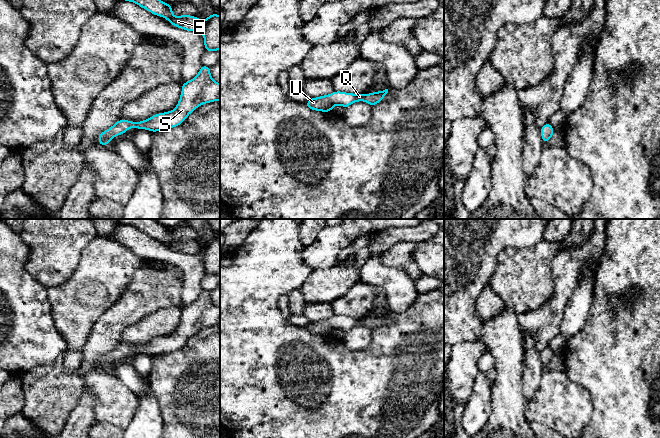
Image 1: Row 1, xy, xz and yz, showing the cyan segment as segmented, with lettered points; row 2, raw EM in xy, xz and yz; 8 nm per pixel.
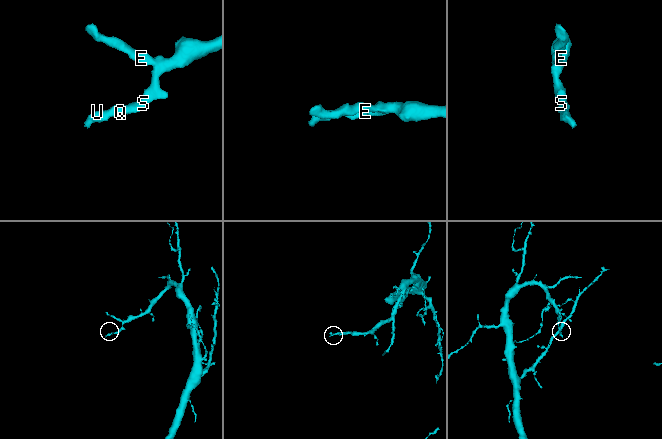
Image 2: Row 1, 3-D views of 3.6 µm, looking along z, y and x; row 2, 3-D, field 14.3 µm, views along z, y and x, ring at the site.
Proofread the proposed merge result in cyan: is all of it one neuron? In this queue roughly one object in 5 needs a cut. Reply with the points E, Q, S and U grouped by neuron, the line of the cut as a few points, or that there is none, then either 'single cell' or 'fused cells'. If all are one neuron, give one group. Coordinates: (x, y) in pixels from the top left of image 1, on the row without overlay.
E Q S U; no cut; single cell

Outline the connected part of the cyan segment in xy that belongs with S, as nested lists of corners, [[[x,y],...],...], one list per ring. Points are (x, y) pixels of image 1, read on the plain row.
[[[202,289],[195,302],[183,307],[180,324],[174,334],[158,337],[141,346],[118,344],[111,352],[100,357],[99,369],[109,368],[113,361],[132,351],[157,356],[179,350],[198,330],[219,324],[220,308],[212,303],[210,291]]]

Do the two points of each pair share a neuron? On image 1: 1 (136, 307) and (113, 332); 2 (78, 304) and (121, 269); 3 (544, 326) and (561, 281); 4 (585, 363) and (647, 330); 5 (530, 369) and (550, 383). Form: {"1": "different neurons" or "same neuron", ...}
{"1": "same neuron", "2": "same neuron", "3": "same neuron", "4": "same neuron", "5": "different neurons"}

